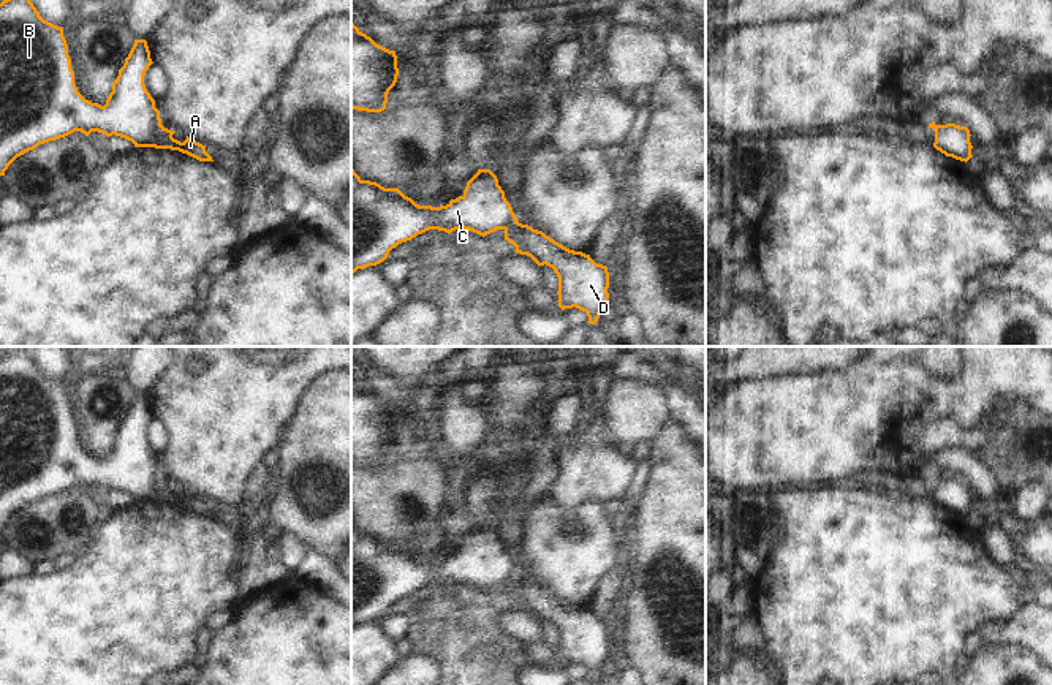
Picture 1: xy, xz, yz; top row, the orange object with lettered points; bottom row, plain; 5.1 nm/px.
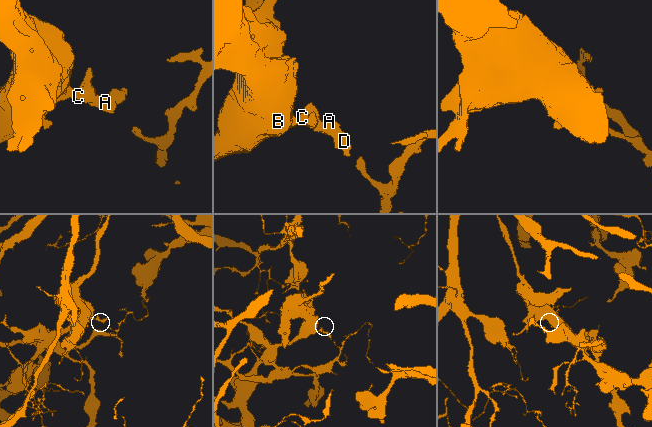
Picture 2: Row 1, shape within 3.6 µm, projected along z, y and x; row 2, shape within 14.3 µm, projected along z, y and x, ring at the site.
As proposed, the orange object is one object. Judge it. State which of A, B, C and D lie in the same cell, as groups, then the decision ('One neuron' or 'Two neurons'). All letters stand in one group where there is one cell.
Groups: A D / B C. Two neurons

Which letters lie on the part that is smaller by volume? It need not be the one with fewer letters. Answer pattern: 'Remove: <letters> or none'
Remove: A, D

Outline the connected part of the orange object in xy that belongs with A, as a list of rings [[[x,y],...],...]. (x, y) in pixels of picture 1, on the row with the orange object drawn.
[[[161,127],[146,147],[179,150],[199,161],[214,161],[212,157],[206,152],[206,146],[190,139],[188,136],[184,142],[180,142],[172,138],[174,133],[176,131]]]

